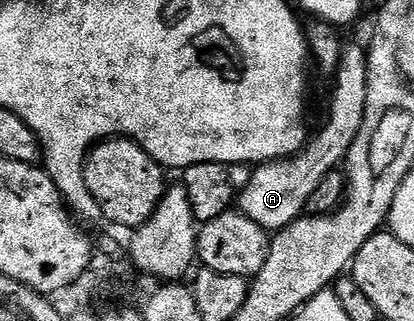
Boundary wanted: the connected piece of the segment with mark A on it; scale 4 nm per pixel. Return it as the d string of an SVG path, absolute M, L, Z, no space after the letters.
M352 44L343 49L340 53L340 67L336 69L334 73L334 79L336 79L336 85L332 88L332 105L328 108L328 125L321 130L320 133L315 133L314 139L311 141L310 146L305 147L303 150L296 153L295 156L287 160L274 160L266 164L262 164L252 169L252 177L250 182L247 183L244 189L238 192L238 210L242 214L246 214L246 218L250 218L254 222L258 222L258 226L262 226L269 234L275 234L281 232L286 226L290 226L295 222L295 220L301 219L305 215L306 209L311 205L312 196L318 190L318 186L322 182L322 178L326 178L326 174L330 174L333 170L339 169L341 165L345 163L348 159L348 151L350 146L354 146L354 138L358 134L358 130L362 130L362 122L364 121L364 115L366 114L366 90L368 89L368 54L365 45Z

